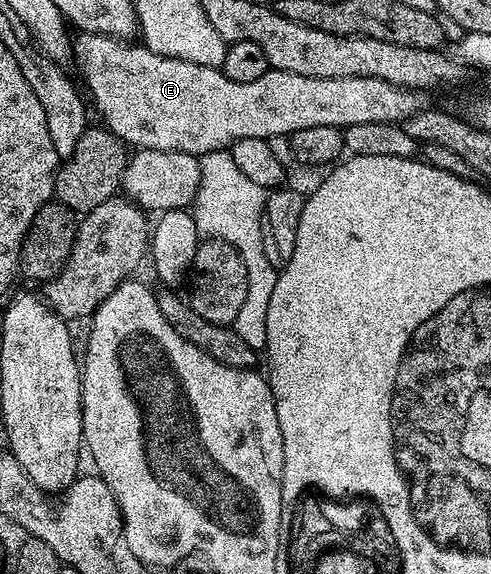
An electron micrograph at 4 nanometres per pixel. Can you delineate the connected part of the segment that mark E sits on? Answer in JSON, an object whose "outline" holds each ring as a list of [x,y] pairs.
{"outline":[[[80,33],[73,42],[73,62],[79,65],[83,73],[82,85],[85,90],[87,85],[90,105],[94,113],[96,110],[103,117],[102,125],[128,147],[140,150],[185,152],[202,156],[215,150],[226,151],[237,140],[281,138],[301,128],[346,128],[370,122],[402,124],[425,106],[424,95],[420,91],[404,90],[402,86],[394,86],[380,78],[314,78],[269,68],[265,76],[249,80],[249,84],[237,84],[237,80],[229,80],[222,69],[161,56],[142,44],[131,45],[135,44],[122,38],[113,38],[110,34]]]}

